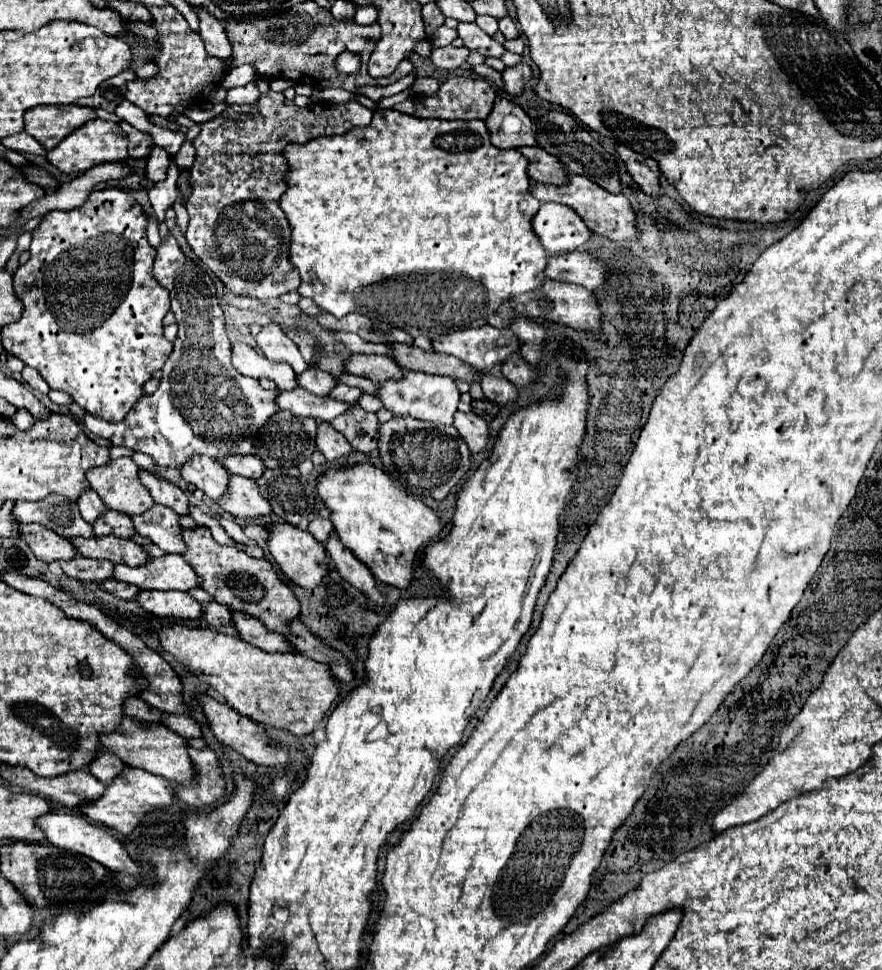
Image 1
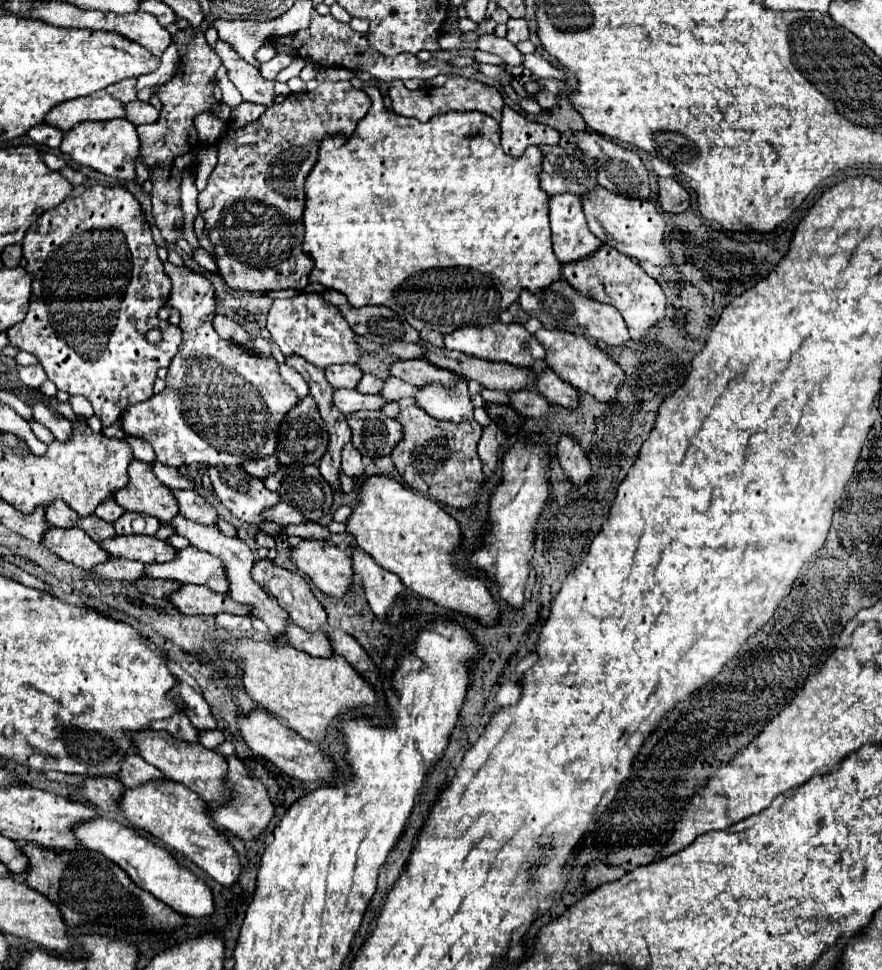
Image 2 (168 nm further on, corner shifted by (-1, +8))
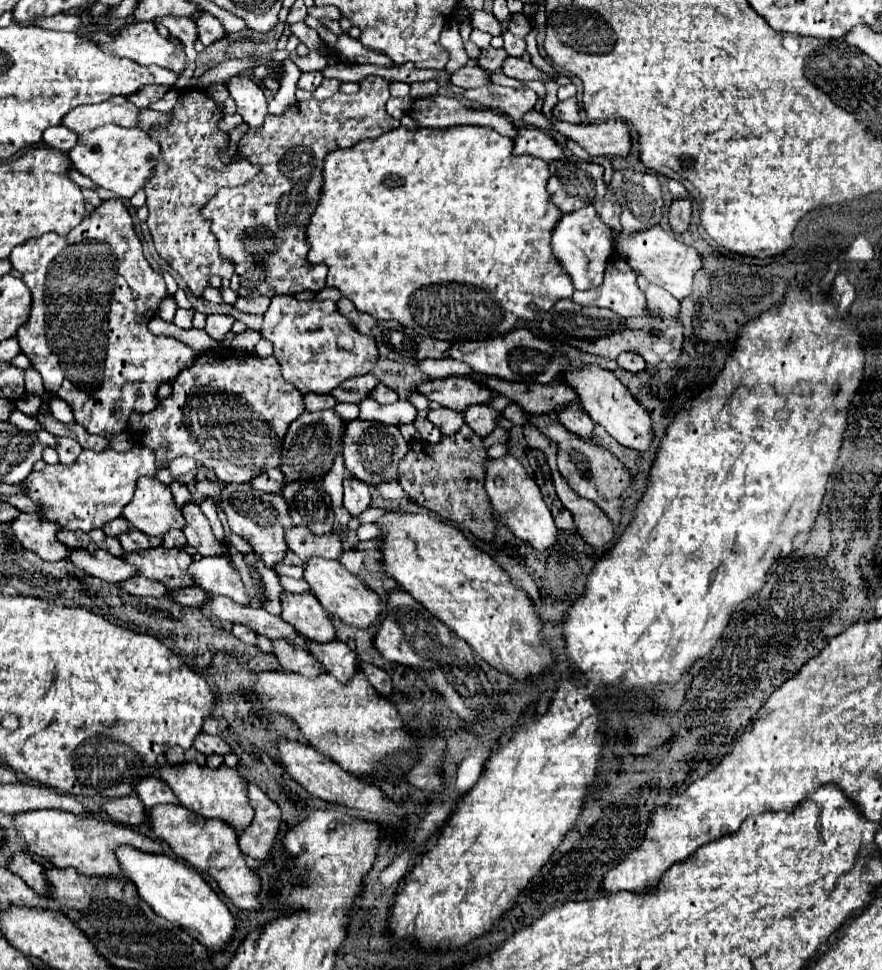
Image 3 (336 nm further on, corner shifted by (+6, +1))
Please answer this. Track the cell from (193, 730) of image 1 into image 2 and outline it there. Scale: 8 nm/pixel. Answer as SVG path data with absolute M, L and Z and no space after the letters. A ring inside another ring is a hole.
M210 730L210 732L200 732L200 744L204 748L218 748L224 742L224 734L220 730Z

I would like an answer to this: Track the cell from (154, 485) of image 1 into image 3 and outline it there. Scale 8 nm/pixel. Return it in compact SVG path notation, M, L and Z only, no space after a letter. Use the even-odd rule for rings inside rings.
M185 503L181 507L181 513L185 517L185 527L183 533L187 537L187 543L191 547L195 547L203 557L205 555L219 555L219 551L223 551L223 547L219 547L219 541L213 537L209 519L201 513L197 503Z

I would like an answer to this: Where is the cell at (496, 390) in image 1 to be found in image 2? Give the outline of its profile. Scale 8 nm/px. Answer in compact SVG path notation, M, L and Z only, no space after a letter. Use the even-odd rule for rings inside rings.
M518 390L510 392L510 406L516 408L526 418L542 418L548 412L548 402L536 390Z

